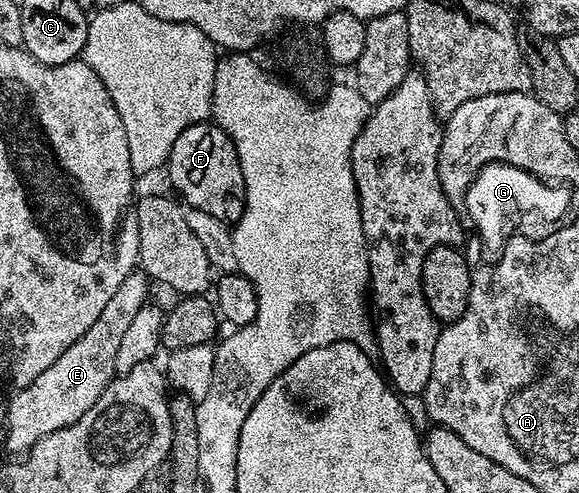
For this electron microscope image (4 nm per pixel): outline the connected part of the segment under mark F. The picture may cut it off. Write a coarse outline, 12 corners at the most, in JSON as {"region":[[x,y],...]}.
{"region":[[213,122],[176,137],[170,183],[229,225],[246,208],[234,143]]}

